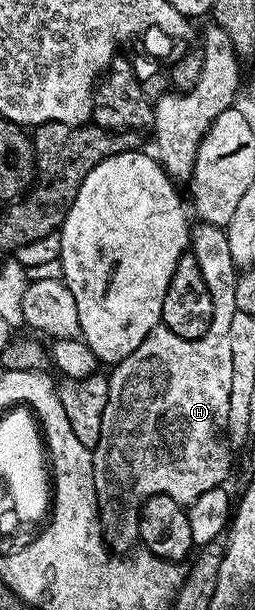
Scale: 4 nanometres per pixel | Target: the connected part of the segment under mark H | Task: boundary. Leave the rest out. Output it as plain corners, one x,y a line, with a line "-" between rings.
200,224
197,230
193,229
190,234
190,252
197,258
197,264
202,270
202,278
209,288
210,296
213,298
213,316
210,320
209,330
200,339
190,340
183,339
168,330
167,326
161,324
150,331
146,336
146,340
142,340
142,344
138,344
138,348
134,348
134,352
130,352
130,356
126,356
122,361
115,363
111,367
112,374
109,373
107,375
109,398
106,400
106,408
102,412
100,438
97,440
96,445
91,447
91,452
92,467
94,468
94,488
98,496
98,508
100,509
100,529
104,535
105,542
116,552
128,552
137,545
140,537
140,507
150,496
165,494
176,502
190,504
194,500
198,500
198,496
202,496
202,492
210,492
223,487
225,485
224,481
228,478
228,473
232,470
231,452
233,453
233,451
224,437
228,428
228,413
230,412
230,384
234,376
234,360
230,360
230,324
233,322
237,311
234,288
238,277
238,267
234,264
234,258
230,256
228,235
219,226

